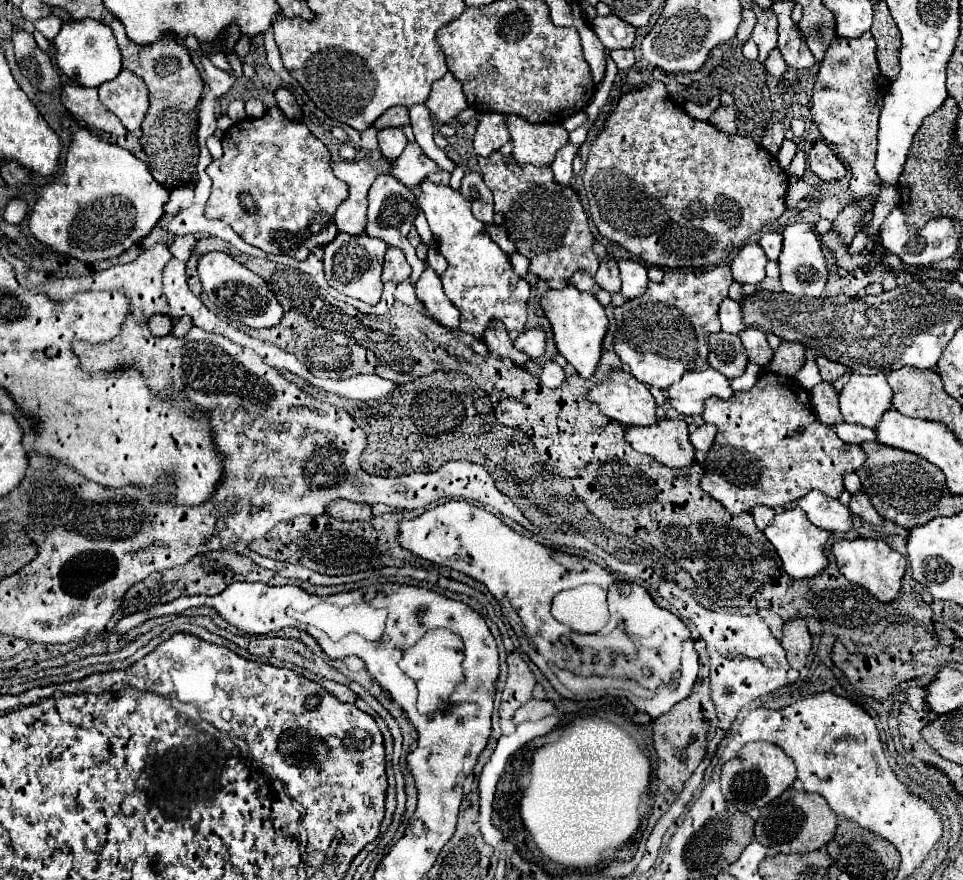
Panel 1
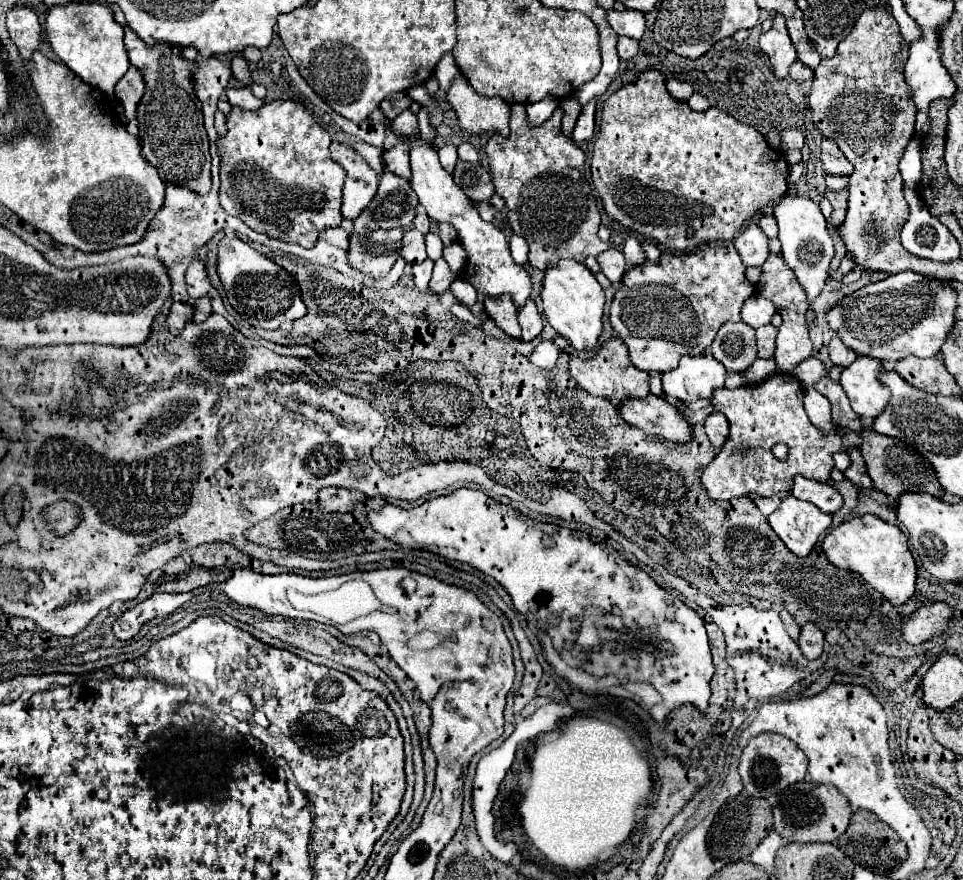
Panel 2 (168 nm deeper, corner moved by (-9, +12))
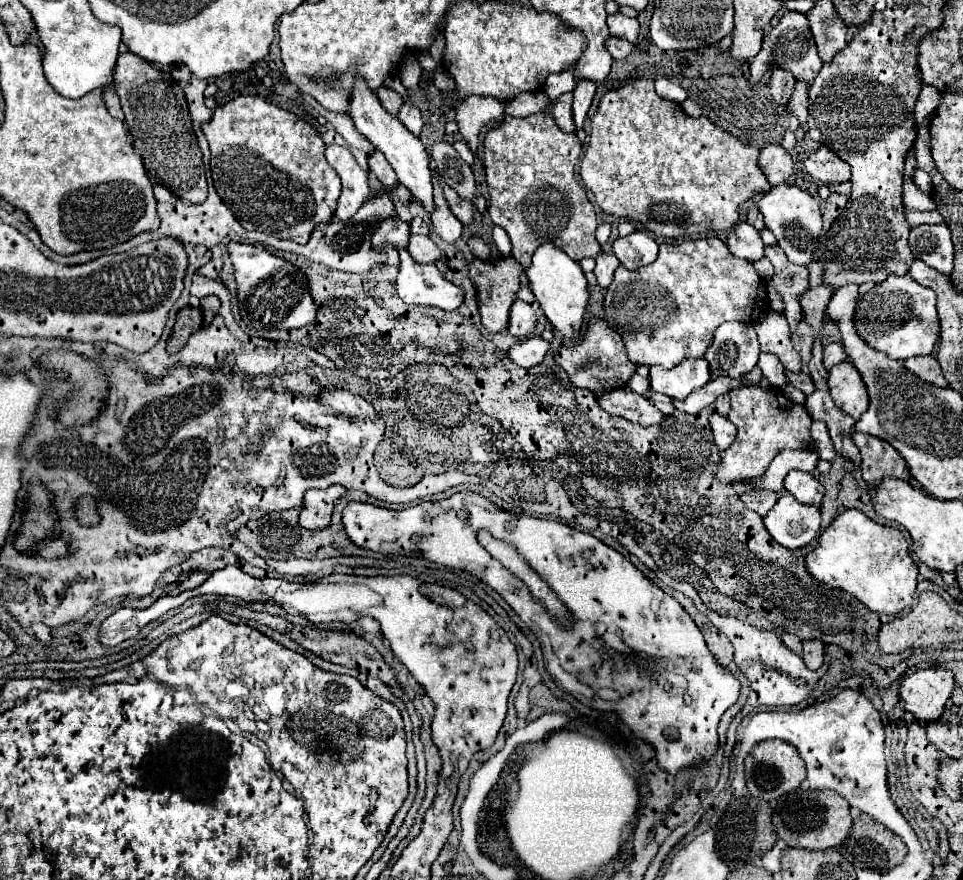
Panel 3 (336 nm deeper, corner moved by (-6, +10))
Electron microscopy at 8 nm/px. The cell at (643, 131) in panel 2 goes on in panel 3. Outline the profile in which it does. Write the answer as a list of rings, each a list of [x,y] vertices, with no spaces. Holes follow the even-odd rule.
[[[647,78],[611,90],[601,98],[591,122],[589,146],[581,160],[579,174],[603,212],[629,220],[655,238],[667,240],[711,236],[705,232],[731,232],[739,220],[741,204],[753,196],[763,196],[771,188],[767,176],[759,168],[759,148],[743,144],[729,132],[711,124],[705,116],[691,118],[681,104],[661,98],[655,92],[653,80]]]

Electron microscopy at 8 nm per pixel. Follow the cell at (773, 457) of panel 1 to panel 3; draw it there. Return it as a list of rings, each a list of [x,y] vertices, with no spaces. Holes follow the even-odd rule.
[[[741,386],[729,392],[729,400],[731,410],[727,418],[737,426],[737,438],[725,452],[721,452],[721,462],[715,474],[719,482],[735,484],[735,482],[759,480],[767,472],[777,452],[785,448],[813,450],[813,438],[811,438],[813,420],[809,412],[801,404],[789,400],[781,390],[777,388],[763,390],[761,386]]]

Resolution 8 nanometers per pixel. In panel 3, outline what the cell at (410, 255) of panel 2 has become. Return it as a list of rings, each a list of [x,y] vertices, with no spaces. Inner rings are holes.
[[[411,234],[407,250],[409,250],[411,258],[419,264],[431,264],[443,256],[443,252],[435,246],[435,242],[429,236],[413,236]]]

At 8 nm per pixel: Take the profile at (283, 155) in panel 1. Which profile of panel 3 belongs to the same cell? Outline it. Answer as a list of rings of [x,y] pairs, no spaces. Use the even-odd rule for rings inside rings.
[[[239,96],[215,108],[213,118],[203,126],[203,132],[211,148],[211,174],[217,194],[245,230],[259,230],[281,240],[307,244],[311,232],[319,224],[329,224],[333,220],[341,180],[327,164],[325,144],[311,124],[257,96]]]

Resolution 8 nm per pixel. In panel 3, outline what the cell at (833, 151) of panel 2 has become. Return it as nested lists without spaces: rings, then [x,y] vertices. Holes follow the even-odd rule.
[[[821,146],[817,152],[813,152],[805,160],[805,168],[813,178],[817,178],[823,184],[839,184],[851,178],[849,164],[843,162],[837,154],[833,154],[827,146]]]

